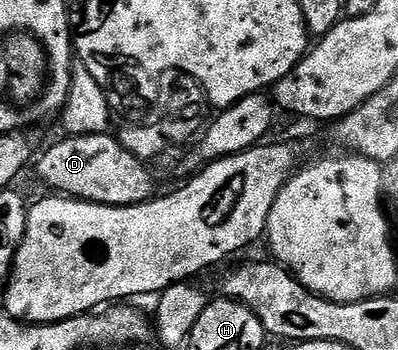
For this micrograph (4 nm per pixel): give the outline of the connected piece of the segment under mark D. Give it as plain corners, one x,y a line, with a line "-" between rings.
100,132
90,136
65,136
58,144
53,144
45,153
40,153
35,169
46,184
46,189
57,194
64,194
78,200
89,200
92,204
110,204
111,206
131,206
144,204
146,200
154,199
153,176
148,172
146,161
132,156
122,146
118,137
113,134

